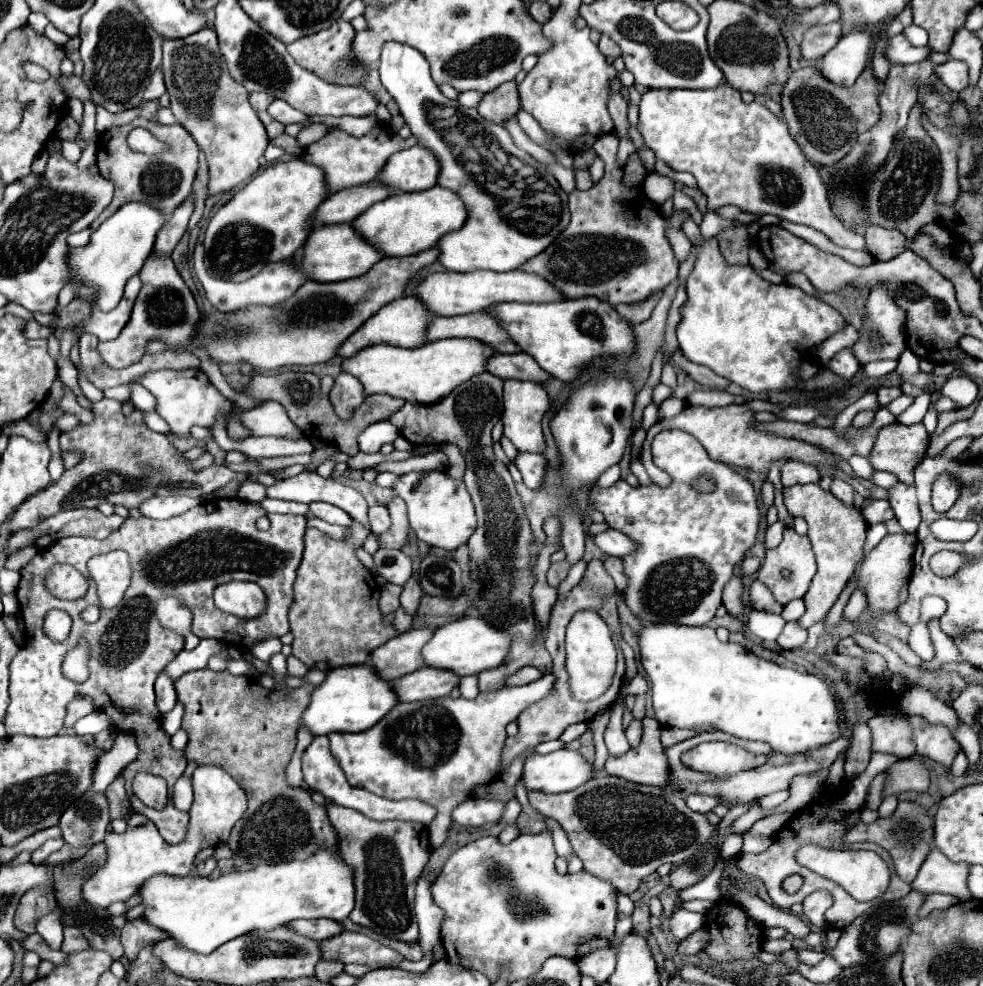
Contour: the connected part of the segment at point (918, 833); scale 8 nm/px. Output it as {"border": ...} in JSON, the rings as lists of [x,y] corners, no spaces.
{"border":[[[899,802],[897,806],[897,812],[891,816],[891,818],[877,818],[873,824],[865,824],[865,822],[859,822],[853,830],[847,832],[845,836],[845,842],[851,844],[851,842],[875,842],[879,844],[881,848],[889,850],[893,862],[895,862],[895,872],[897,876],[911,884],[923,864],[923,860],[927,858],[927,852],[933,848],[933,820],[927,816],[927,812],[917,806],[915,802]]]}

